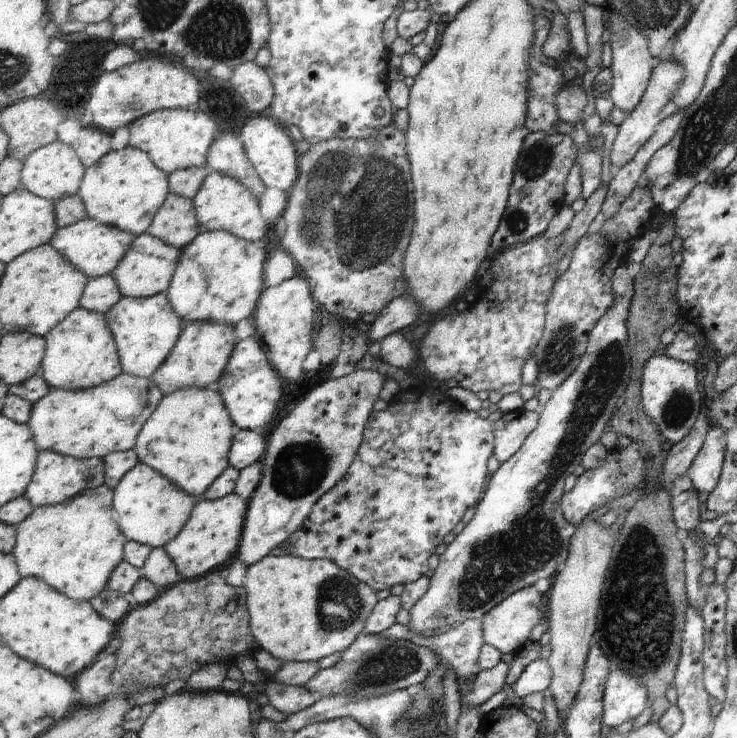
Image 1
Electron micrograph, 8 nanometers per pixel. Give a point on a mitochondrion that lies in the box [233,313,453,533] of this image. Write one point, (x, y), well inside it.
(299, 468)

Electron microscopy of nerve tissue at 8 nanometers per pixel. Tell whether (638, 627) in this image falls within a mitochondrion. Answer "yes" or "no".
yes

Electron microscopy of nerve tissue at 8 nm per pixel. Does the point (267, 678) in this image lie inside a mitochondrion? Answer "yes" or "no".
no

